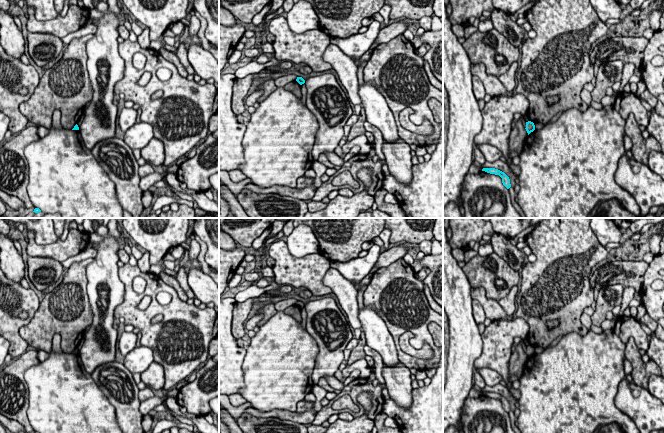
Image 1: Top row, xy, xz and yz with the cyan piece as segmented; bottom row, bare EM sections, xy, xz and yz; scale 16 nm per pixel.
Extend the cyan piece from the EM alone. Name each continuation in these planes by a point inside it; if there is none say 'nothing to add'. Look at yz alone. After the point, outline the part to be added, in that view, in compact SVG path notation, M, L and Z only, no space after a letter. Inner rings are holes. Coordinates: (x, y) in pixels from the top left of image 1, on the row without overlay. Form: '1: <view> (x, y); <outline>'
nothing to add

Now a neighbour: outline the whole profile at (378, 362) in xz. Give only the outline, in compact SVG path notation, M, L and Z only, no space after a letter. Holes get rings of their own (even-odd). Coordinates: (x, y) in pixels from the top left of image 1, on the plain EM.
M368 345L364 347L364 352L366 355L371 356L374 359L373 372L375 373L376 379L379 381L379 384L385 384L385 379L383 377L384 363L381 355L374 349L370 348Z

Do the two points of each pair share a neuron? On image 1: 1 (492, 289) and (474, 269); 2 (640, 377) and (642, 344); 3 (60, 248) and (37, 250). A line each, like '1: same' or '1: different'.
1: same
2: different
3: same

